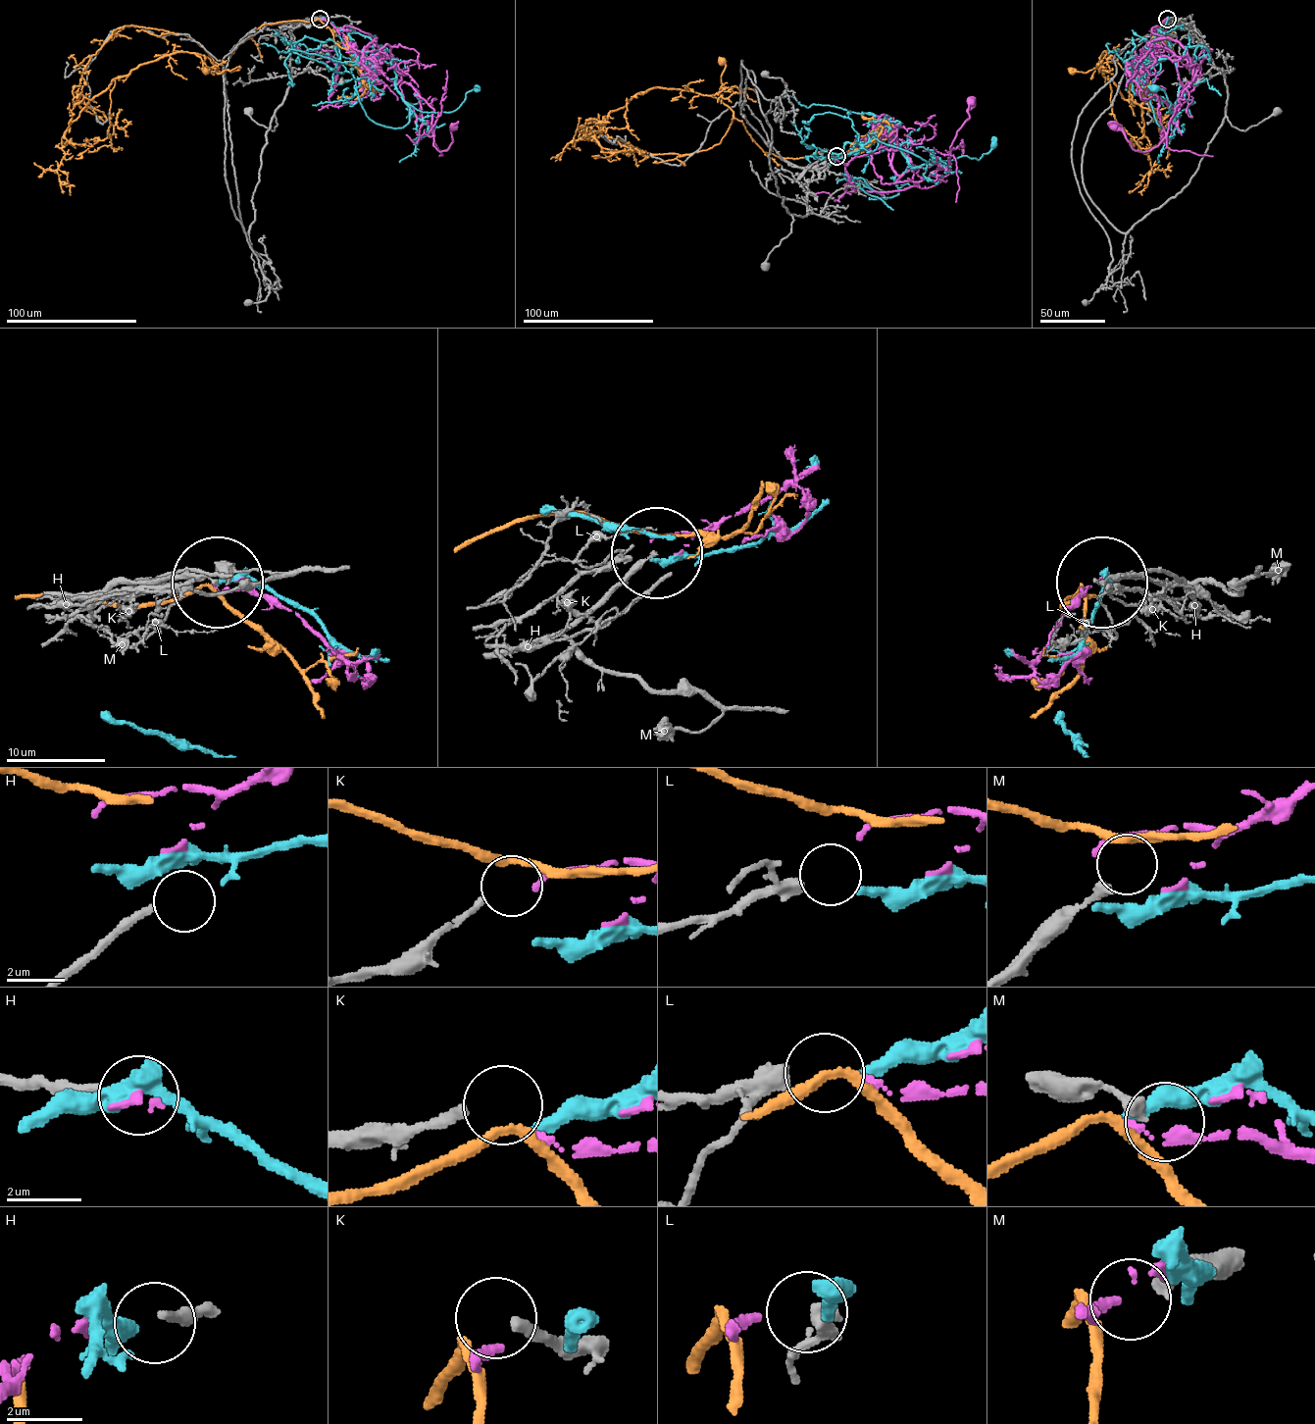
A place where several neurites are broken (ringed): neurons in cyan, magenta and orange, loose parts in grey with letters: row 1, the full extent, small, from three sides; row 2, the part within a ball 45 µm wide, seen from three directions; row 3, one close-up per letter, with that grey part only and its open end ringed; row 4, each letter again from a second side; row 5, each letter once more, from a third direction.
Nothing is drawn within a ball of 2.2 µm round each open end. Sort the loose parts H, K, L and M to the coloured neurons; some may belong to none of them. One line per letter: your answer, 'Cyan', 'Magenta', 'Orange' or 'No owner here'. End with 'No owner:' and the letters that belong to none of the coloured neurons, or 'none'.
H: No owner here
K: Magenta
L: Cyan
M: No owner here
No owner: H, M

